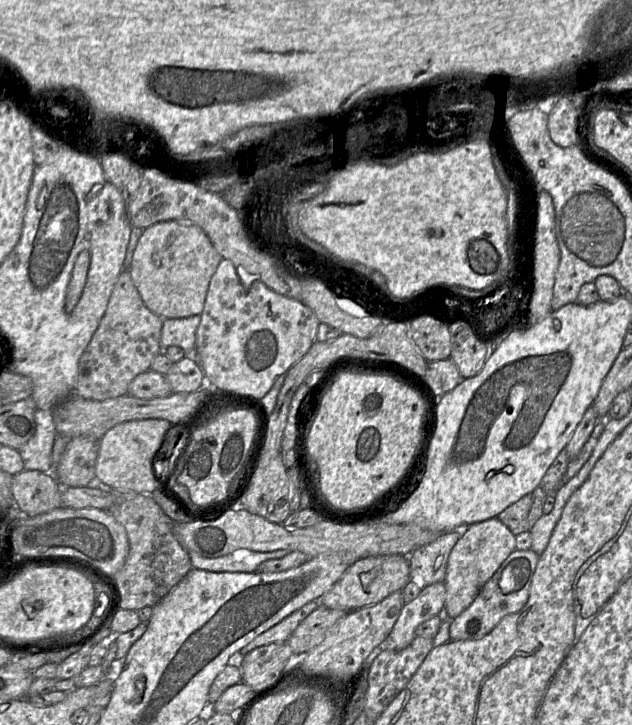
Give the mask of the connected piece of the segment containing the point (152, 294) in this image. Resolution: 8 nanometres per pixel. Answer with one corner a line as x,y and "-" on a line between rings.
162,221
144,229
133,253
130,275
145,305
163,318
200,315
209,282
223,258
197,225

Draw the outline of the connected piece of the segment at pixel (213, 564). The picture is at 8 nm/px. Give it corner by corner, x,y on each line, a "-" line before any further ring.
238,549
230,554
209,558
197,552
188,551
192,568
210,572
244,572
250,573
258,570
258,567
266,560
282,558
289,550
275,550
258,552
249,549

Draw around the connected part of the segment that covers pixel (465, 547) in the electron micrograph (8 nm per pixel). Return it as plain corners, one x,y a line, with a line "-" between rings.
497,517
465,527
461,531
461,537
450,553
444,581
446,588
445,613
449,619
456,618
472,604
485,583
515,550
516,536

